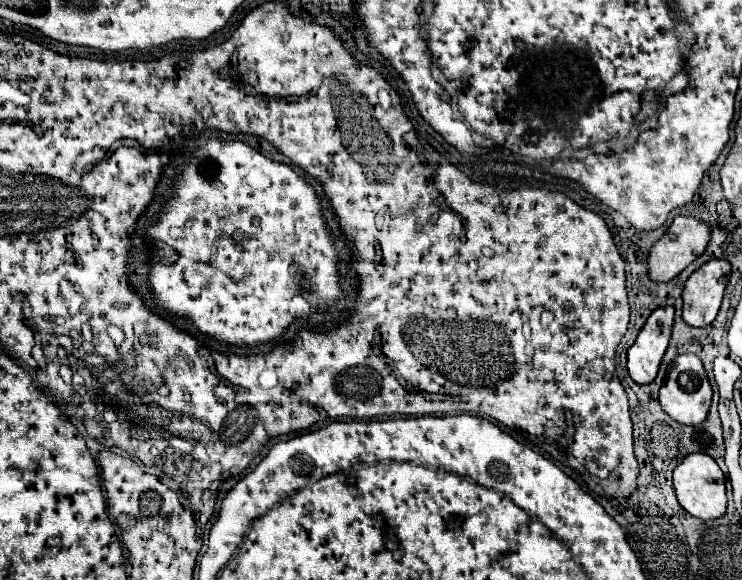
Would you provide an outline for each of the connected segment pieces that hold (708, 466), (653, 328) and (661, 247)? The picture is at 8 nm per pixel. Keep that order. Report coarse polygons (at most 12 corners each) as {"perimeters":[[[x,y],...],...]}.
{"perimeters":[[[705,452],[673,470],[677,502],[691,516],[725,514],[725,474]],[[673,308],[651,312],[627,352],[629,376],[651,384],[669,346]],[[675,216],[649,248],[649,278],[673,280],[709,244],[707,224]]]}

